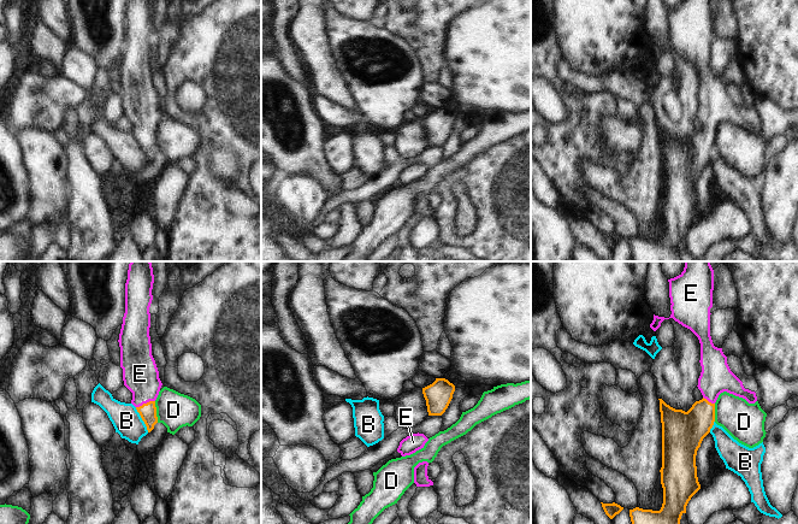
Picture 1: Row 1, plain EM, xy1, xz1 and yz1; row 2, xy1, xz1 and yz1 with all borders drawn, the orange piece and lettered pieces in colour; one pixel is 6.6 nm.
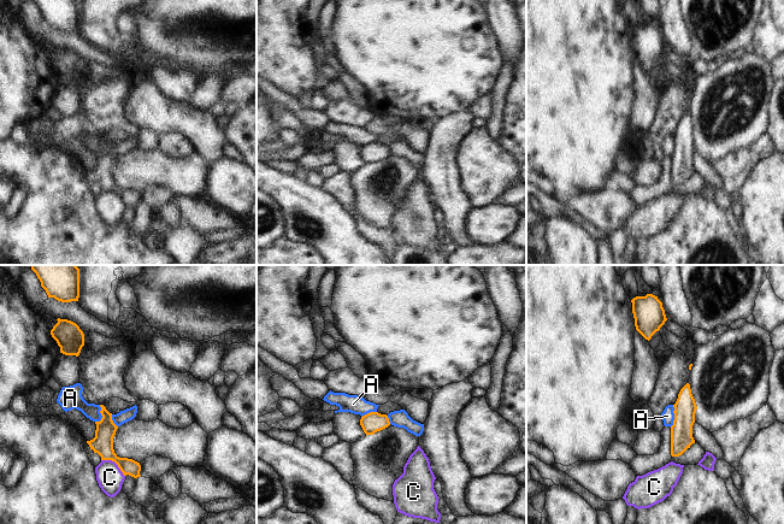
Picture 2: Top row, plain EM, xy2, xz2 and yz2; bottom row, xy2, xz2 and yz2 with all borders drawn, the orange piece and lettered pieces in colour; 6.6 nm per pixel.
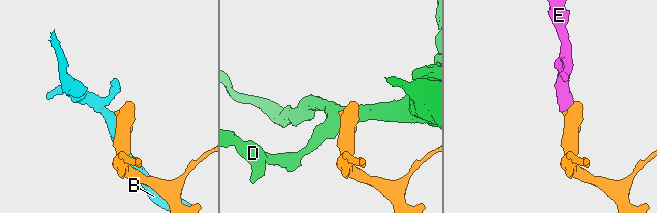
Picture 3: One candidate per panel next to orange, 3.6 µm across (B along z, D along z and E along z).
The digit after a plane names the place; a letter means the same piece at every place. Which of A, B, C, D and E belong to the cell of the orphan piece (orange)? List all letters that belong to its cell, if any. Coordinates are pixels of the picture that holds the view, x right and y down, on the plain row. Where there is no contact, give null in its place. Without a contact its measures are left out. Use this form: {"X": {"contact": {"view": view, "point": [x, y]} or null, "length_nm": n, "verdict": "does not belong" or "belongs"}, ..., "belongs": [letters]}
{"A": {"contact": {"view": "yz2", "point": [675, 146]}, "length_nm": 150, "verdict": "does not belong"}, "B": {"contact": {"view": "xy1", "point": [142, 149]}, "length_nm": 190, "verdict": "does not belong"}, "C": {"contact": {"view": "xy2", "point": [115, 192]}, "length_nm": 200, "verdict": "does not belong"}, "D": {"contact": {"view": "xy1", "point": [155, 142]}, "length_nm": 150, "verdict": "does not belong"}, "E": {"contact": {"view": "xy1", "point": [145, 134]}, "length_nm": 140, "verdict": "belongs"}, "belongs": ["E"]}

